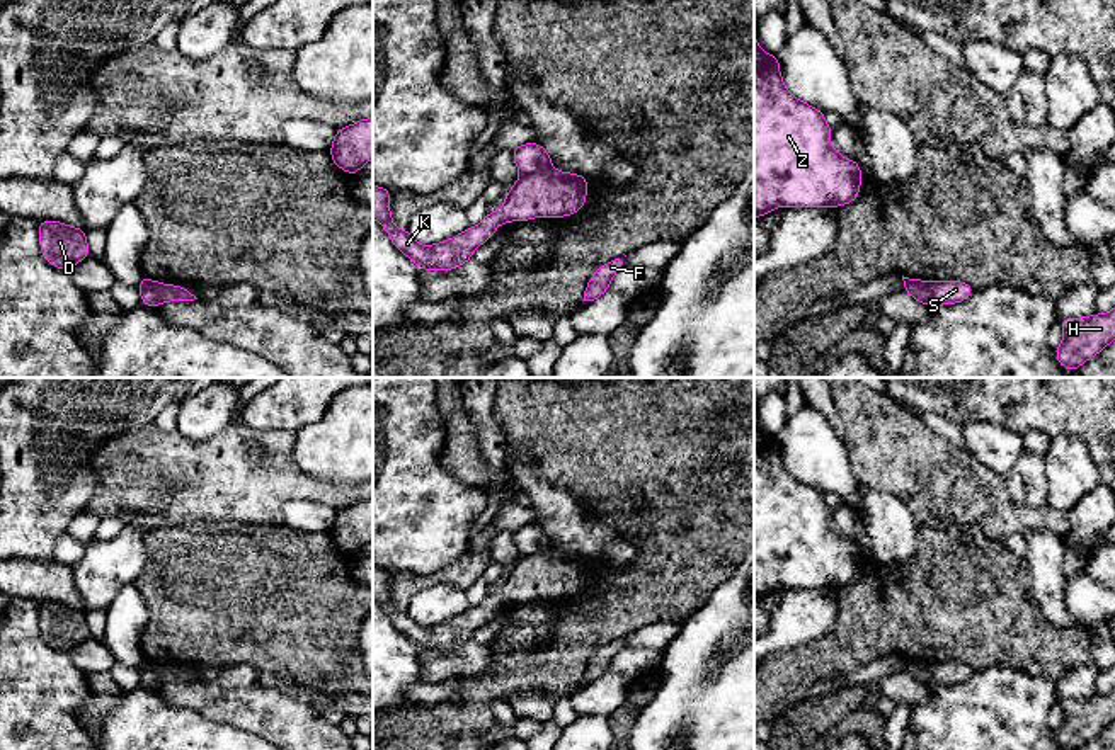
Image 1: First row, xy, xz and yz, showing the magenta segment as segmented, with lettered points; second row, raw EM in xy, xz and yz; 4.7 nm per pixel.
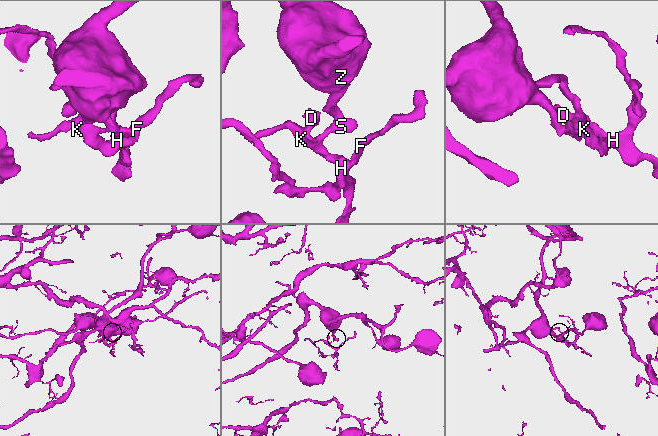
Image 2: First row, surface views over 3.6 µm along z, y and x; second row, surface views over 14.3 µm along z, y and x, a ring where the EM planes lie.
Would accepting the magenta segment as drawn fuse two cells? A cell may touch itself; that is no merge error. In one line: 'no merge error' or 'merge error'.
merge error

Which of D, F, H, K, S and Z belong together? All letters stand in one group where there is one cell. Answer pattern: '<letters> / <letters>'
D F H K S / Z

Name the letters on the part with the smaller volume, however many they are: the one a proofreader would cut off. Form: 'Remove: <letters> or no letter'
Remove: D, F, H, K, S

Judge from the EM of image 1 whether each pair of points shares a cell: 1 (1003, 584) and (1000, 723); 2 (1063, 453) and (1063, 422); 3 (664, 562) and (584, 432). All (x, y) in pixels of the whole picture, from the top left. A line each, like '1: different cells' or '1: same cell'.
1: different cells
2: different cells
3: same cell

